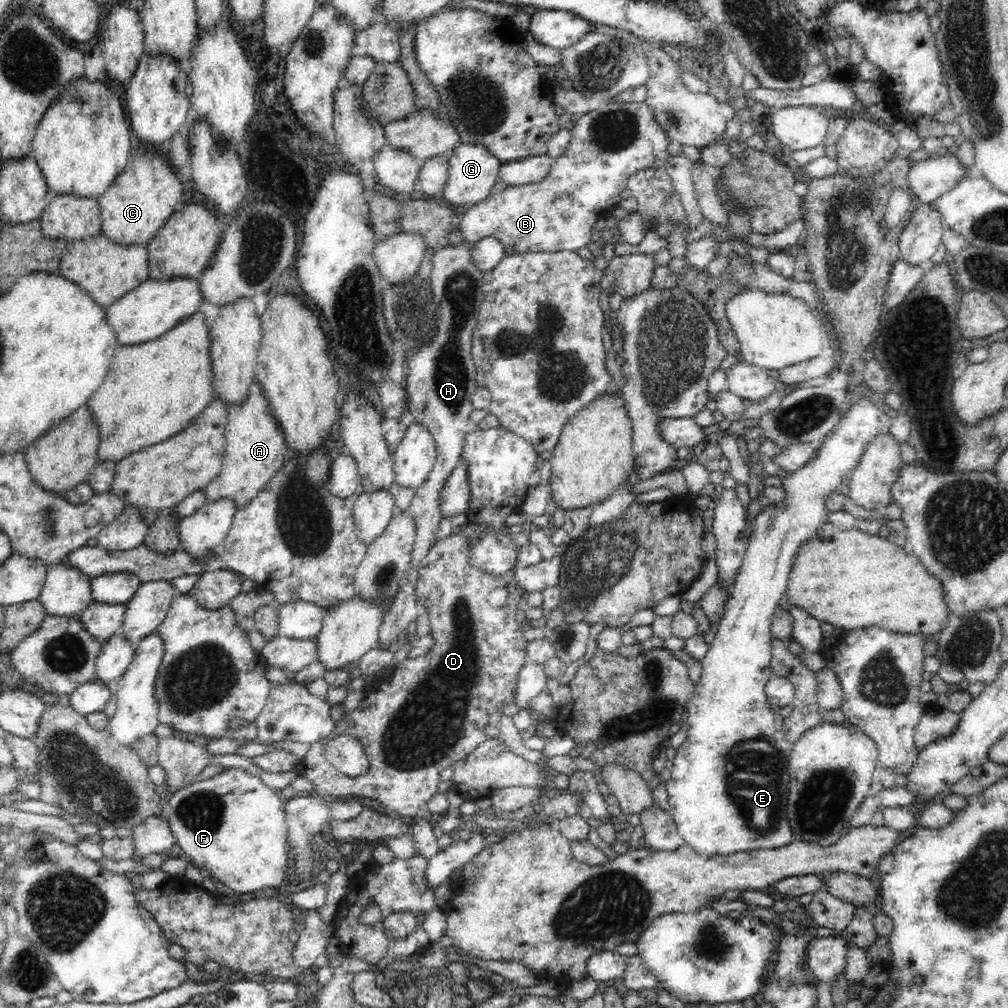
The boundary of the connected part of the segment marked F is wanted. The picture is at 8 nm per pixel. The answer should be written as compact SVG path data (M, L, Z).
M228 768L212 778L202 780L200 782L192 783L190 786L182 788L171 795L166 795L164 808L169 816L169 825L172 829L176 844L188 854L188 858L192 859L194 867L198 867L205 876L211 877L216 880L220 885L220 888L226 890L227 893L233 894L248 894L253 892L255 896L267 896L276 892L274 888L280 888L282 884L288 884L287 876L290 874L288 869L288 852L287 852L287 834L289 825L285 821L286 815L284 810L284 798L280 796L280 793L268 787L260 778L249 774L247 771L238 768Z

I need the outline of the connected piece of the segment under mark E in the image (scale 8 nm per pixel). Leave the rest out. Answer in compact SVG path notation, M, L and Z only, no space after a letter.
M860 397L860 399L854 404L847 404L847 409L844 412L838 428L834 428L827 437L821 441L820 448L817 452L817 457L810 459L807 465L804 465L800 470L793 473L788 473L781 482L782 490L784 490L784 499L776 504L768 504L763 508L763 511L753 519L753 526L748 533L748 546L739 568L733 588L731 589L729 599L726 602L725 614L720 619L718 630L715 633L713 641L709 644L709 650L706 657L701 661L703 670L701 671L701 678L698 684L695 686L695 692L689 699L687 706L688 711L688 724L689 729L687 732L686 740L682 743L681 748L678 748L676 758L674 758L674 769L671 772L671 779L665 783L666 790L668 792L668 800L670 804L670 813L672 818L675 820L677 831L679 835L685 840L690 847L692 847L698 854L706 857L713 856L728 856L734 853L746 853L758 849L777 849L781 846L786 846L790 842L794 841L794 835L792 827L788 822L787 815L787 802L789 793L789 757L793 750L793 745L786 739L785 730L783 729L785 718L779 713L774 714L770 709L770 703L768 701L766 691L766 684L768 680L773 676L773 669L771 666L771 643L773 642L771 634L772 618L778 604L780 604L780 598L784 596L787 584L789 581L789 574L792 570L793 564L795 563L794 556L798 552L801 545L806 540L814 537L814 534L828 523L828 516L831 511L831 507L837 504L837 492L836 488L840 486L840 482L850 477L852 470L855 466L858 466L866 446L879 436L880 434L886 434L890 432L891 419L884 410L880 409L872 399Z

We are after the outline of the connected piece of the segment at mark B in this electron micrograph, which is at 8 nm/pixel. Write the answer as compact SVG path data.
M613 100L600 105L596 110L578 116L571 132L572 140L568 150L563 156L554 159L550 174L541 182L508 186L500 193L491 193L485 202L466 208L466 212L456 221L463 240L475 243L484 237L493 236L504 245L507 255L580 250L591 241L594 224L605 218L607 212L621 201L620 195L627 192L628 178L640 170L650 168L657 157L666 154L671 142L668 133L654 120L653 110L645 102Z

